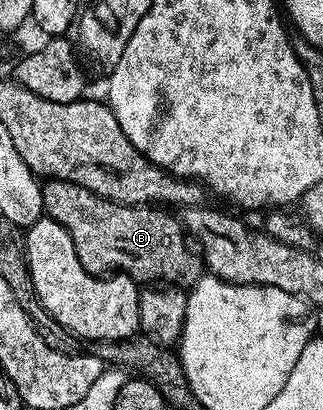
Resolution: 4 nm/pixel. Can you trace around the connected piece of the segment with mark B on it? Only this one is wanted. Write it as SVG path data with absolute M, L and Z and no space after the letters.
M48 179L42 188L45 214L66 227L70 239L74 239L78 259L88 273L115 275L122 272L138 283L177 285L185 291L191 290L205 276L204 258L190 244L181 218L172 214L175 212L151 204L123 205L69 181Z

